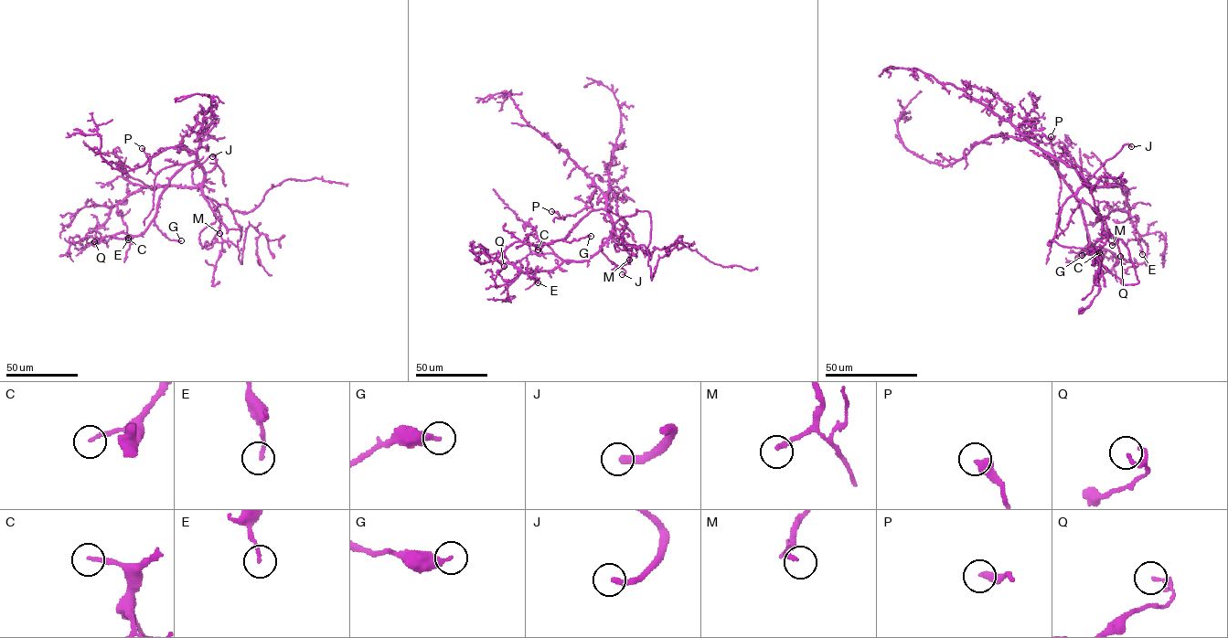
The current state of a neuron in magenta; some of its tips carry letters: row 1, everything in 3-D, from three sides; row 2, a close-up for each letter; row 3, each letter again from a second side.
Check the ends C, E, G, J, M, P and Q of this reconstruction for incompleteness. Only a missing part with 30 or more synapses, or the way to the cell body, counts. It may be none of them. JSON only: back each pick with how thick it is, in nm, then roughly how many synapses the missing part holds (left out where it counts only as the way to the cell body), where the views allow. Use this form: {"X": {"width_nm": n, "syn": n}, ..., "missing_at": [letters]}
{"C": {"width_nm": 170, "syn": 30}, "J": {"width_nm": 300}, "M": {"width_nm": 200, "syn": 30}, "missing_at": ["C", "J", "M"]}

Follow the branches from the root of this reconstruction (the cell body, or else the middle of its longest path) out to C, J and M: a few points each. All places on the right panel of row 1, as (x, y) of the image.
C: (1077, 190), (1083, 184), (1078, 172), (1048, 153), (1048, 160), (1079, 204), (1088, 242), (1099, 252)
J: (1077, 190), (1083, 181), (1088, 180), (1124, 145), (1131, 146)
M: (1077, 190), (1076, 197), (1104, 218), (1115, 240), (1112, 245)

